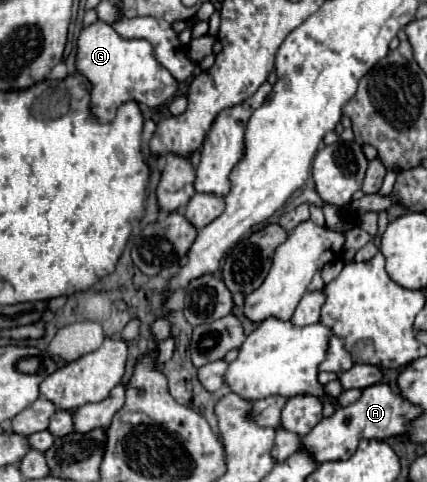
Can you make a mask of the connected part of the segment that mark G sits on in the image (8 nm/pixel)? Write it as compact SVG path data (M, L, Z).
M96 21L82 29L78 37L76 71L82 73L92 85L90 113L98 123L110 123L116 117L116 109L126 101L136 101L150 109L164 105L178 91L178 81L154 59L152 45L144 39L122 39L112 25Z

